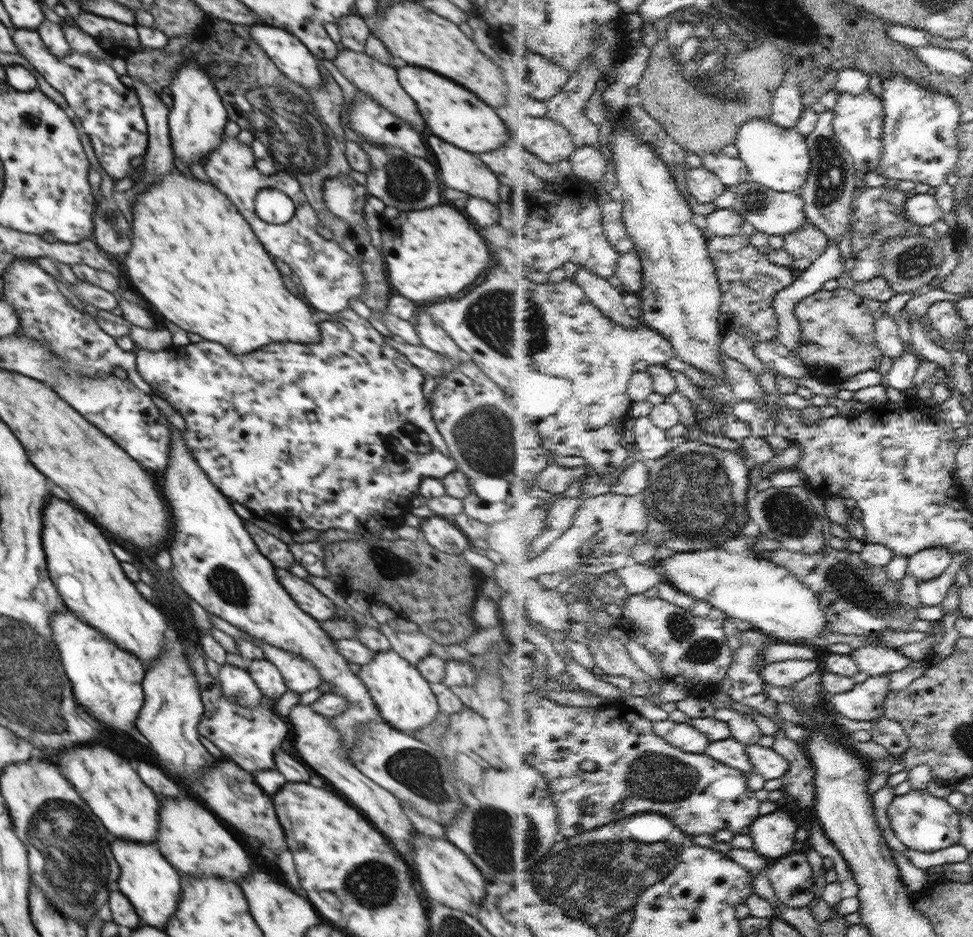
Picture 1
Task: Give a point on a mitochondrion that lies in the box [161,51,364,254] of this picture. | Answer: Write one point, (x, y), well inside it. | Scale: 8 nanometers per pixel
(301, 143)

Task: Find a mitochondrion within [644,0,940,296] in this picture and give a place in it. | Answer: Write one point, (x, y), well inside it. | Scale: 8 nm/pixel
(696, 55)

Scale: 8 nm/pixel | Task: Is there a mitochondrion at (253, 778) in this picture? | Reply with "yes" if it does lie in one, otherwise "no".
no

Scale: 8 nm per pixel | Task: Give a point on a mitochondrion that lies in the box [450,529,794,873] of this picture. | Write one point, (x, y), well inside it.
(659, 776)

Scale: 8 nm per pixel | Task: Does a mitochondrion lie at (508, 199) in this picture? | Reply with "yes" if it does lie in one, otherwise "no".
no

